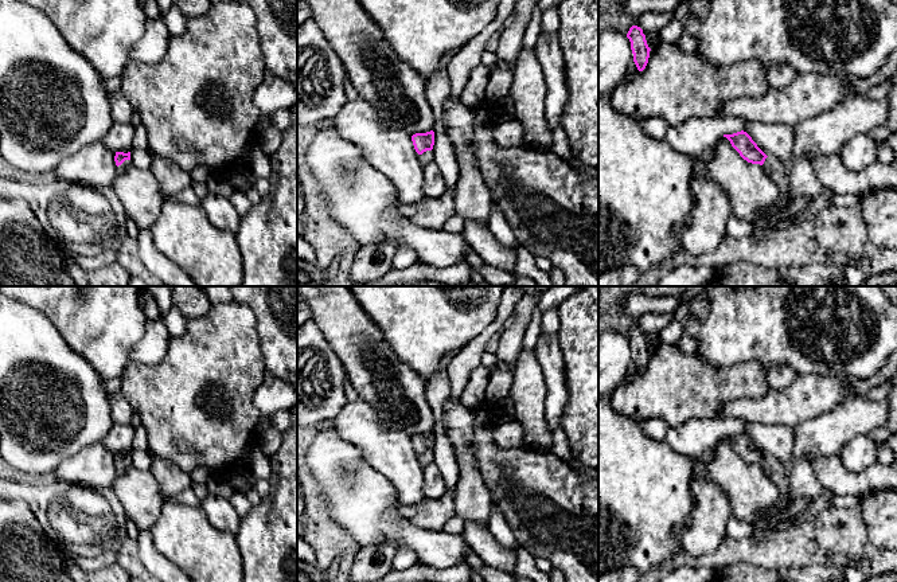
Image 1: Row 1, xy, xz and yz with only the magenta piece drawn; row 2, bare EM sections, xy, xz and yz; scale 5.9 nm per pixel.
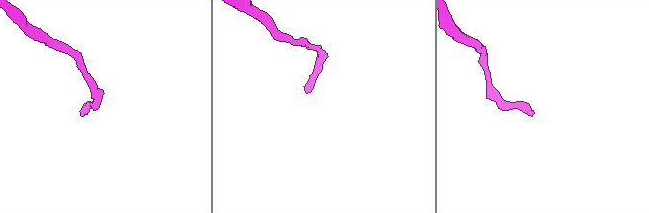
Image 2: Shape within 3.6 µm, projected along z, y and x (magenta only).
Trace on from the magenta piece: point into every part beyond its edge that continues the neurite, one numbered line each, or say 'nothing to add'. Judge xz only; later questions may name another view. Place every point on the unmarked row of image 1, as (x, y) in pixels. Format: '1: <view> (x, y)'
1: xz (425, 459)

